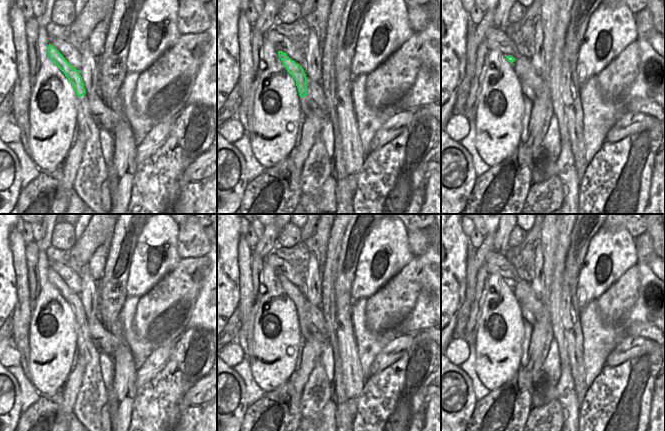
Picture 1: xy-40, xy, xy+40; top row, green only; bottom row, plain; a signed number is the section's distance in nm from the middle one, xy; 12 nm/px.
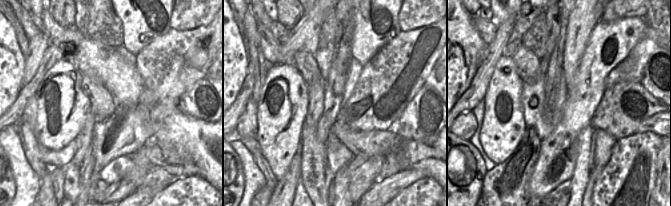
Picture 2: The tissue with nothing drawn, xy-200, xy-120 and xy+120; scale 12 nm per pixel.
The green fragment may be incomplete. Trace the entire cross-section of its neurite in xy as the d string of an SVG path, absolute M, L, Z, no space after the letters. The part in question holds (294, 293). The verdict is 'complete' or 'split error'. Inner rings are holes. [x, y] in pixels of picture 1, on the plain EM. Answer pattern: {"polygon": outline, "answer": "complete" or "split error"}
{"polygon": "M278 275L278 279L286 292L287 296L294 302L299 316L300 335L305 343L310 337L310 330L307 326L307 301L303 292L294 284L289 282L286 277Z", "answer": "split error"}

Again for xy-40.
{"polygon": "M48 269L47 276L50 283L65 298L65 300L71 306L75 314L75 317L77 319L76 349L78 350L78 359L83 358L86 362L82 383L80 385L79 392L75 400L75 405L73 409L74 415L87 428L88 431L102 431L102 426L100 424L100 410L105 404L107 404L107 388L104 386L102 373L100 371L99 352L94 343L92 342L88 321L84 320L86 314L84 312L80 295L75 293L53 269Z", "answer": "split error"}

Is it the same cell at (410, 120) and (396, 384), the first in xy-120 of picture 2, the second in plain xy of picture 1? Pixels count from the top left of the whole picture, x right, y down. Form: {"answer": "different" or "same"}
{"answer": "same"}

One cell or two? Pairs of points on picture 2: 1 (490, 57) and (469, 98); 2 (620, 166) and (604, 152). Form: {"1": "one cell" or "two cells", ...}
{"1": "one cell", "2": "two cells"}

